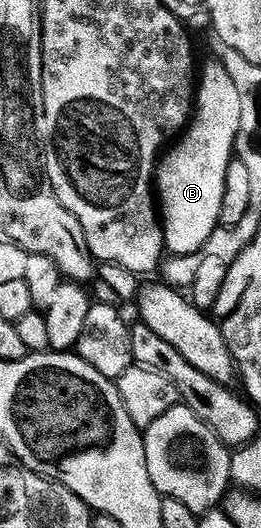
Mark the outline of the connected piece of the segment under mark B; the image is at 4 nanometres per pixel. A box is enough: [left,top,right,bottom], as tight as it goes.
[156,89,241,256]

